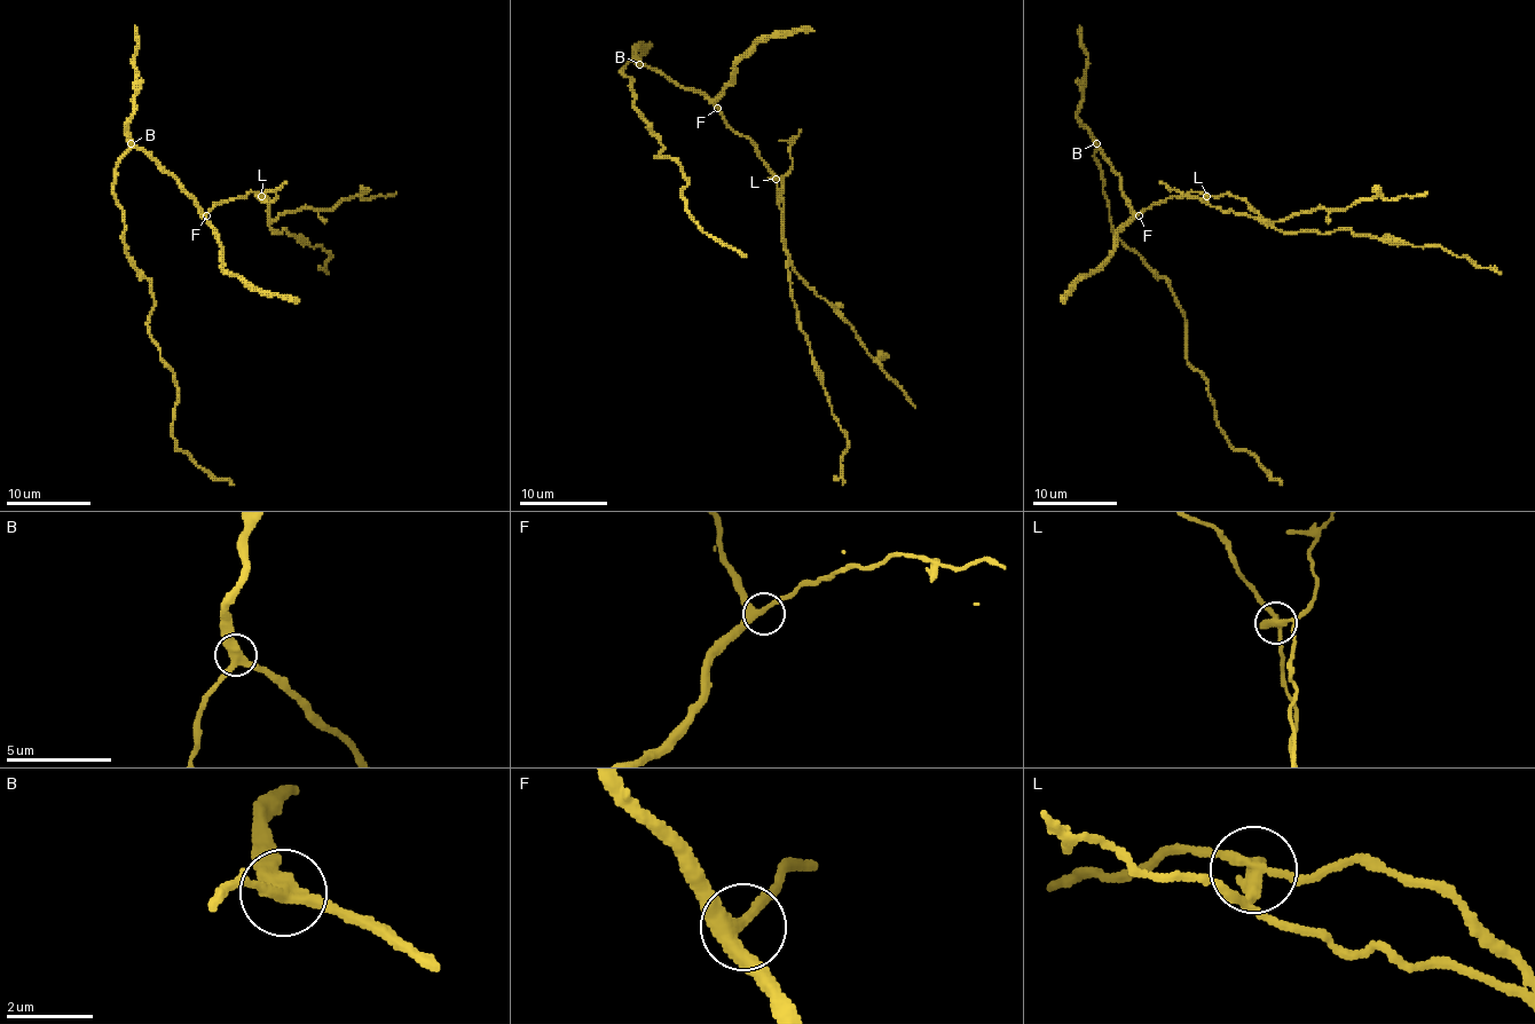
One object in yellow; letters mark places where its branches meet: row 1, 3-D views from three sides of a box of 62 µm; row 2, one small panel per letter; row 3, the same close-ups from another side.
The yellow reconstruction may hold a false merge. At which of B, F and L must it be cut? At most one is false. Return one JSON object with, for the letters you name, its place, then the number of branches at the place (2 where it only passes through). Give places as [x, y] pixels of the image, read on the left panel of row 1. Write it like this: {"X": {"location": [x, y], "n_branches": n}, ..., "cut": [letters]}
{"L": {"location": [261, 196], "n_branches": 3}, "cut": ["L"]}

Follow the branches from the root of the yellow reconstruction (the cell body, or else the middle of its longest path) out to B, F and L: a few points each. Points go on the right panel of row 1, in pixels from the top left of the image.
B: (1114, 168), (1096, 143)
F: (1114, 168), (1119, 176), (1122, 196), (1139, 215)
L: (1114, 168), (1119, 176), (1122, 196), (1136, 213), (1191, 191), (1202, 191), (1206, 196)

